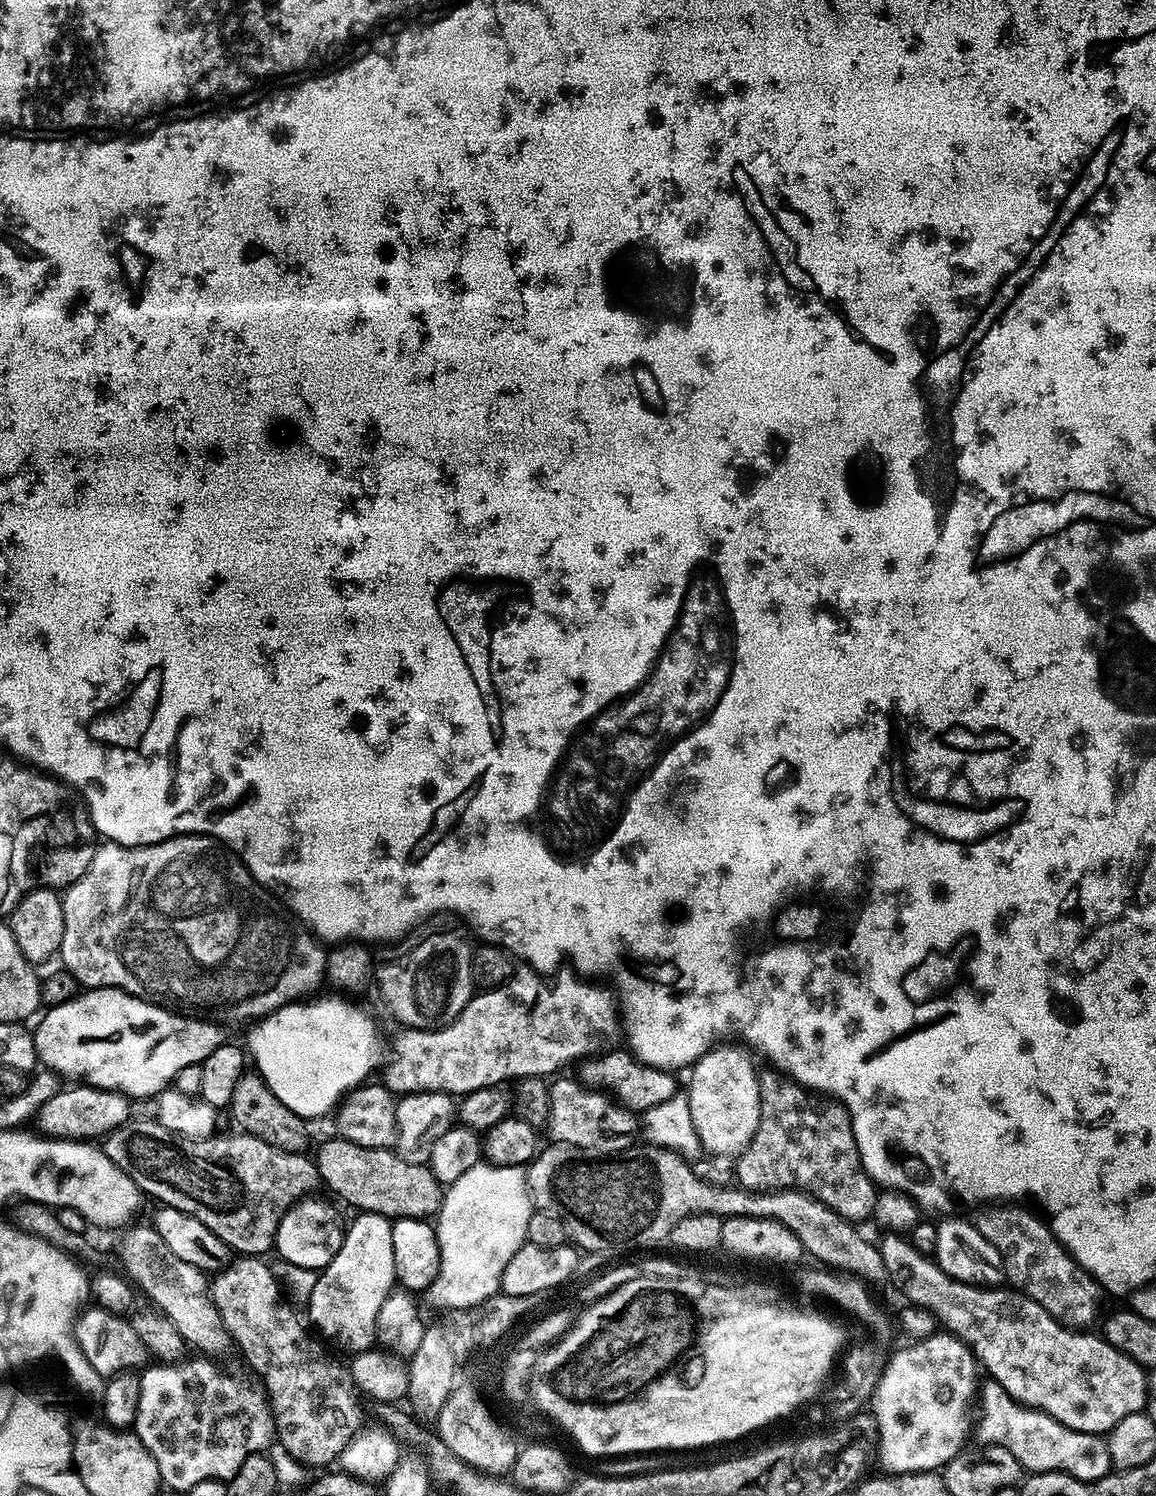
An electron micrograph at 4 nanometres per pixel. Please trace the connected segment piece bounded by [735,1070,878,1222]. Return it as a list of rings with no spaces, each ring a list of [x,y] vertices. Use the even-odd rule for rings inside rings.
[[[767,1071],[759,1073],[761,1117],[758,1119],[758,1128],[749,1144],[735,1157],[735,1183],[752,1192],[771,1192],[782,1188],[809,1192],[814,1199],[830,1206],[830,1210],[834,1210],[839,1216],[853,1222],[864,1219],[867,1221],[874,1210],[878,1188],[862,1166],[847,1108],[839,1100],[817,1094],[804,1085],[785,1078],[779,1071]]]

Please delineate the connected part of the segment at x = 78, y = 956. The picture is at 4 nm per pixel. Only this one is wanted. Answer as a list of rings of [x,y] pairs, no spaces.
[[[171,836],[157,844],[143,846],[122,846],[111,842],[99,845],[82,878],[63,889],[62,918],[66,918],[66,931],[62,934],[62,946],[58,953],[63,971],[68,972],[76,980],[77,985],[89,988],[120,988],[124,992],[137,996],[140,1000],[149,1000],[152,1004],[159,1004],[161,1008],[179,1010],[184,1014],[208,1014],[208,1006],[230,1002],[234,998],[244,998],[258,994],[262,1004],[280,1008],[283,1004],[291,1004],[315,993],[316,988],[326,976],[328,966],[328,952],[325,945],[313,936],[299,920],[286,914],[285,909],[274,899],[273,893],[265,885],[258,884],[250,874],[250,870],[233,853],[218,840],[211,836]]]

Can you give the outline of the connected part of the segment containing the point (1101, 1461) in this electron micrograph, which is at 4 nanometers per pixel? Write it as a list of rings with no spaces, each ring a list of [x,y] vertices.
[[[989,1379],[987,1383],[988,1385],[985,1388],[983,1385],[978,1392],[978,1423],[974,1428],[975,1435],[980,1435],[981,1445],[997,1444],[1010,1450],[1010,1454],[1018,1458],[1021,1469],[1032,1474],[1065,1472],[1066,1475],[1079,1480],[1100,1480],[1113,1471],[1108,1442],[1103,1435],[1094,1432],[1079,1432],[1070,1426],[1062,1426],[1062,1422],[1058,1422],[1052,1416],[1047,1416],[1046,1413],[1039,1412],[1036,1408],[1028,1408],[1024,1404],[1019,1404],[997,1380]]]

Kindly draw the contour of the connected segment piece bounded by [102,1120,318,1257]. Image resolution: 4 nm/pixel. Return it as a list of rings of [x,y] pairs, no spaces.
[[[129,1120],[127,1124],[118,1126],[113,1132],[109,1132],[104,1136],[102,1147],[105,1154],[110,1158],[110,1162],[114,1162],[114,1166],[118,1166],[122,1169],[123,1172],[140,1187],[141,1193],[143,1193],[145,1197],[153,1196],[154,1199],[160,1200],[156,1202],[159,1202],[161,1205],[169,1208],[177,1208],[186,1214],[190,1214],[194,1218],[198,1218],[198,1222],[202,1222],[202,1226],[206,1226],[222,1243],[227,1244],[233,1253],[243,1254],[245,1256],[263,1257],[265,1255],[264,1252],[269,1251],[271,1253],[273,1251],[276,1231],[280,1225],[280,1219],[284,1217],[284,1211],[289,1208],[291,1204],[296,1203],[297,1200],[311,1193],[313,1189],[315,1189],[312,1188],[315,1184],[317,1186],[317,1172],[313,1161],[309,1159],[309,1157],[307,1160],[307,1155],[299,1152],[283,1152],[274,1146],[270,1146],[266,1142],[262,1142],[262,1138],[258,1138],[257,1136],[249,1136],[247,1134],[235,1135],[236,1136],[220,1136],[220,1134],[213,1134],[204,1139],[192,1139],[170,1131],[166,1126],[160,1124],[158,1120]]]

